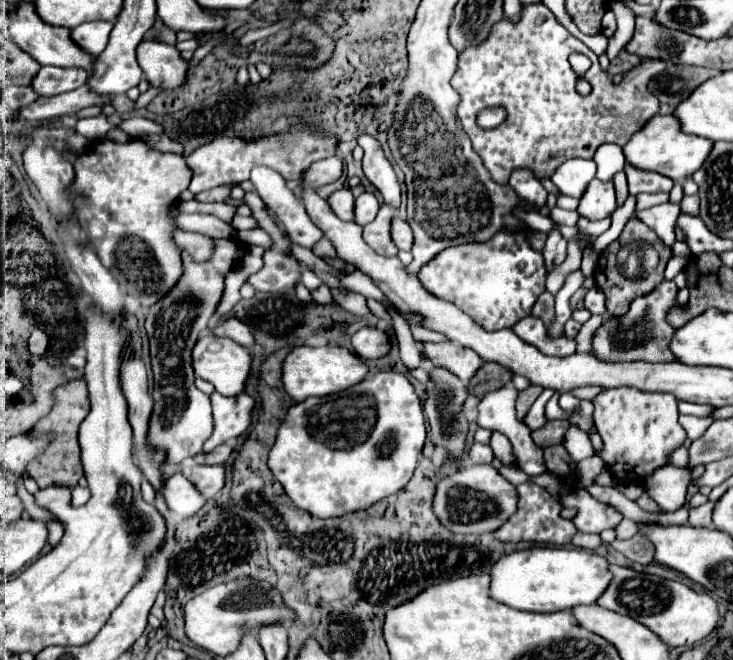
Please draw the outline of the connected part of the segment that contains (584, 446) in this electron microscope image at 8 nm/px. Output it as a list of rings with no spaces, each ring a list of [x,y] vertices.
[[[573,423],[569,425],[569,429],[563,435],[563,447],[567,449],[567,453],[575,461],[581,461],[581,459],[593,455],[593,447],[591,447],[591,441],[589,441],[587,433]]]

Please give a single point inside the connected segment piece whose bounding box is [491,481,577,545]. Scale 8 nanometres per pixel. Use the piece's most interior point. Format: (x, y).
(538, 519)

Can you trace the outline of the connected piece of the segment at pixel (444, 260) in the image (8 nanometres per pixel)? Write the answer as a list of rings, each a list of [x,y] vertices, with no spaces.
[[[499,229],[485,243],[449,247],[419,271],[421,285],[429,293],[453,303],[487,331],[513,327],[519,319],[531,315],[537,297],[545,291],[545,277],[543,253],[531,247],[527,229]]]

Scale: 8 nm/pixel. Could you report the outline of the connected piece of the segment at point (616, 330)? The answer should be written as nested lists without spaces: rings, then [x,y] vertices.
[[[663,281],[655,287],[653,293],[637,297],[629,311],[623,317],[613,317],[609,321],[603,321],[603,325],[597,329],[593,337],[593,355],[605,359],[605,361],[647,361],[647,363],[667,363],[675,361],[673,355],[669,355],[669,335],[673,335],[673,327],[665,323],[665,315],[669,307],[675,305],[675,293],[677,287],[673,281]]]

